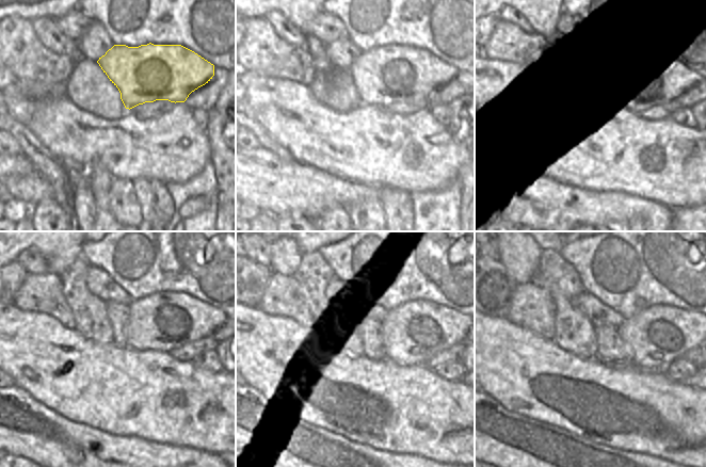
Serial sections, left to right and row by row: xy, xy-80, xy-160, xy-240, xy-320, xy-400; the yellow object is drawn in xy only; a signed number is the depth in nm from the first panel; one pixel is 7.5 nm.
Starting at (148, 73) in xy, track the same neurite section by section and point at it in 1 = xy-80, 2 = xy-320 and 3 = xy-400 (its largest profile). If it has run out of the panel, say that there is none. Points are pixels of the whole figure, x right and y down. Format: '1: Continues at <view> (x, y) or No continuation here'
1: Continues at xy-80 (383, 76)
2: Continues at xy-320 (413, 332)
3: Continues at xy-400 (657, 336)

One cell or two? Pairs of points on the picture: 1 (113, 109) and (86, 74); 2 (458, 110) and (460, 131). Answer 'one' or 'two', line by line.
1: one
2: one

